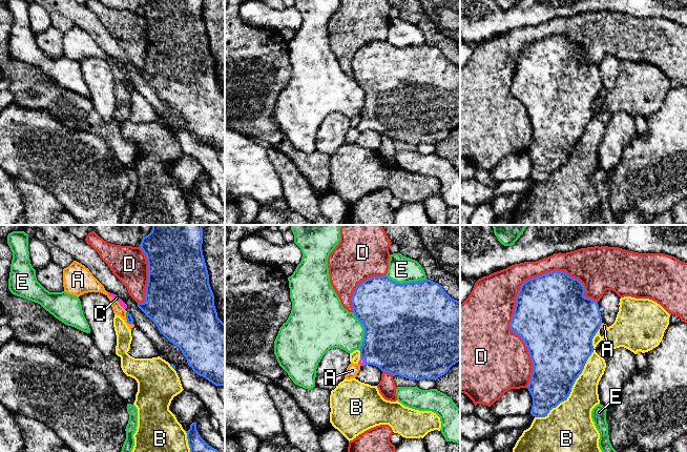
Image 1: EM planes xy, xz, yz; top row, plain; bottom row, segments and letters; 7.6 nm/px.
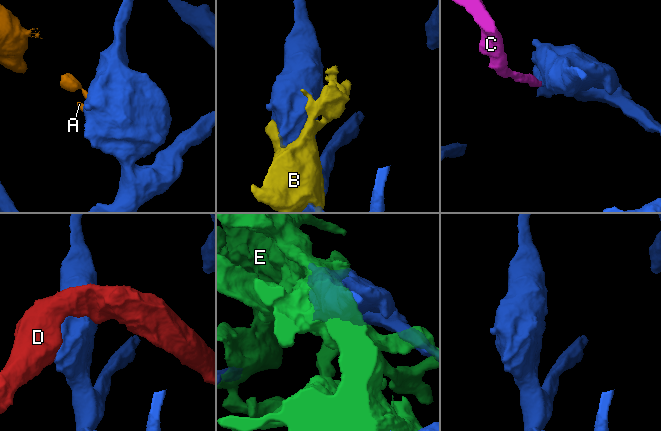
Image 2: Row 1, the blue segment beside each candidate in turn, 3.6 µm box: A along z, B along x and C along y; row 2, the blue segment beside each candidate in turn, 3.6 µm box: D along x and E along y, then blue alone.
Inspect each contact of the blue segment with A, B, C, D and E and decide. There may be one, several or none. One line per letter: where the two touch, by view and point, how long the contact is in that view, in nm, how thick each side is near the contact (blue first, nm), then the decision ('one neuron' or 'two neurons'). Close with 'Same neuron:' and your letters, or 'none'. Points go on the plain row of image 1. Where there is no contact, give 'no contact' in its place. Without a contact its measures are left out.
A: xy (126, 83) | 130 nm | 50/80 nm | two neurons
B: yz (576, 143) | 850 nm | 440/240 nm | two neurons
C: xz (365, 125) | 70 nm | 440/50 nm | one neuron
D: yz (513, 80) | 950 nm | 500/440 nm | two neurons
E: xz (406, 47) | 320 nm | 500/200 nm | two neurons
Same neuron: C

